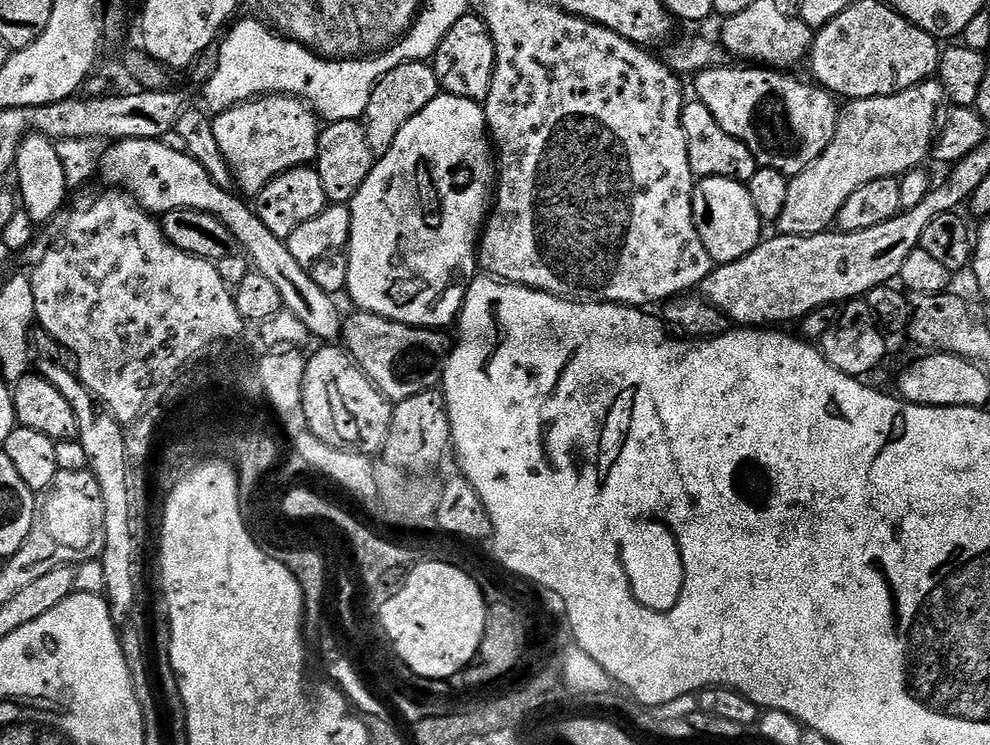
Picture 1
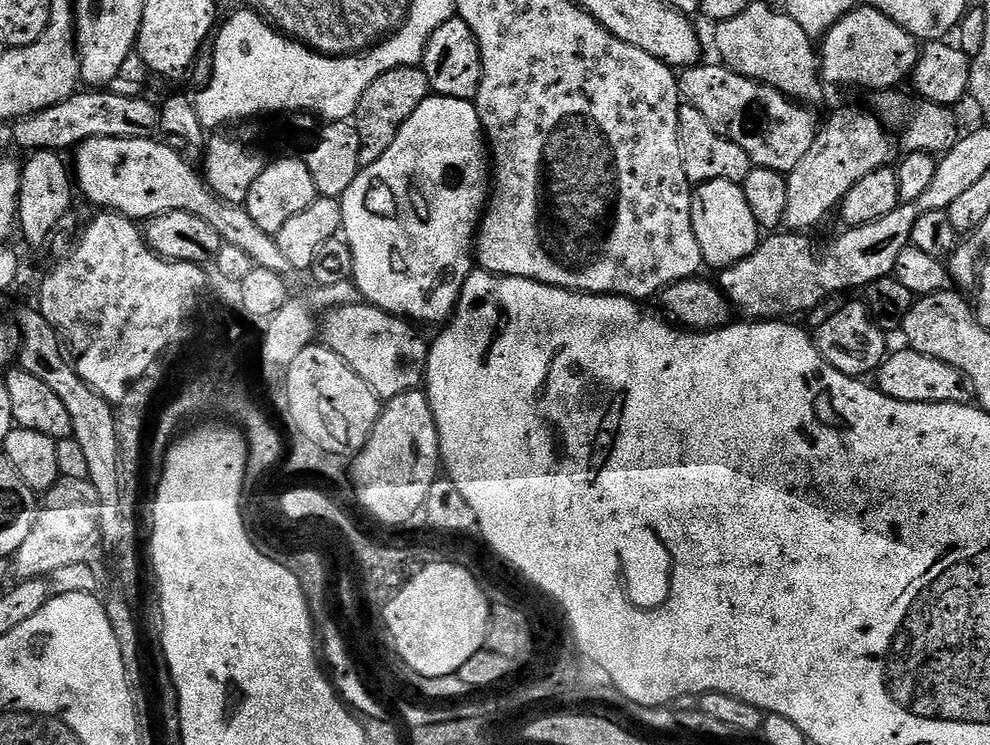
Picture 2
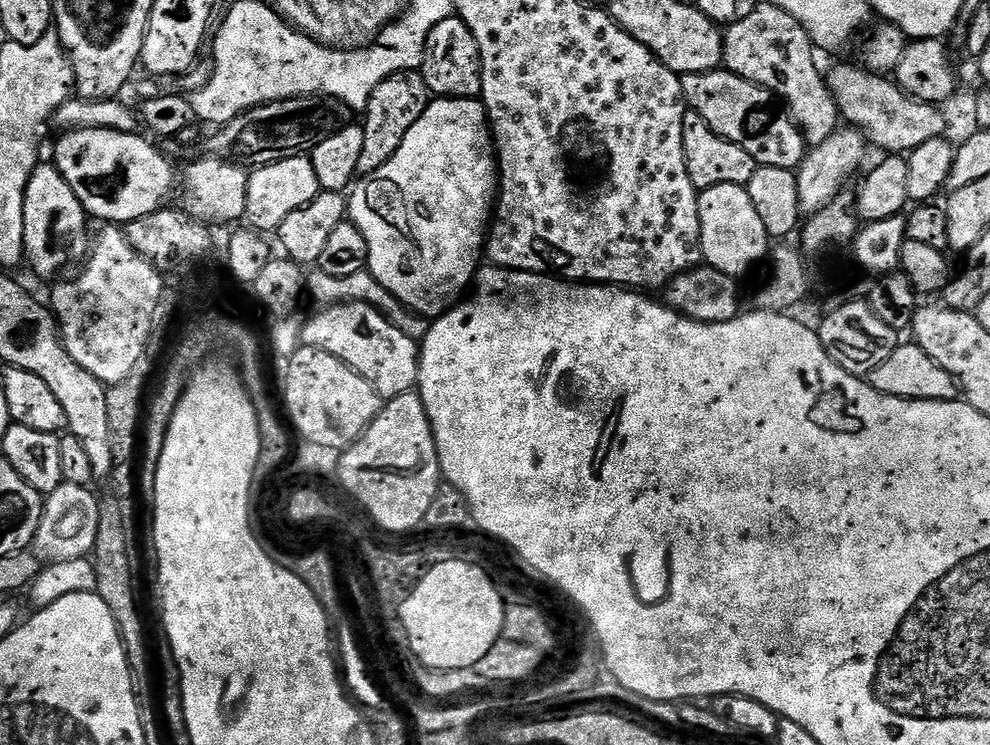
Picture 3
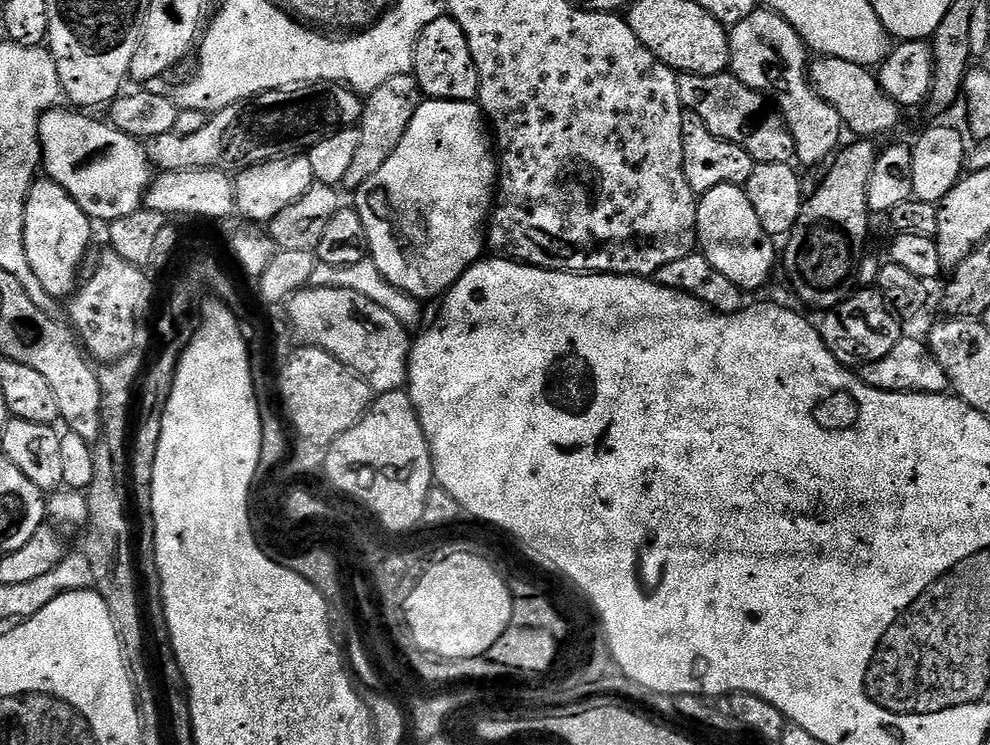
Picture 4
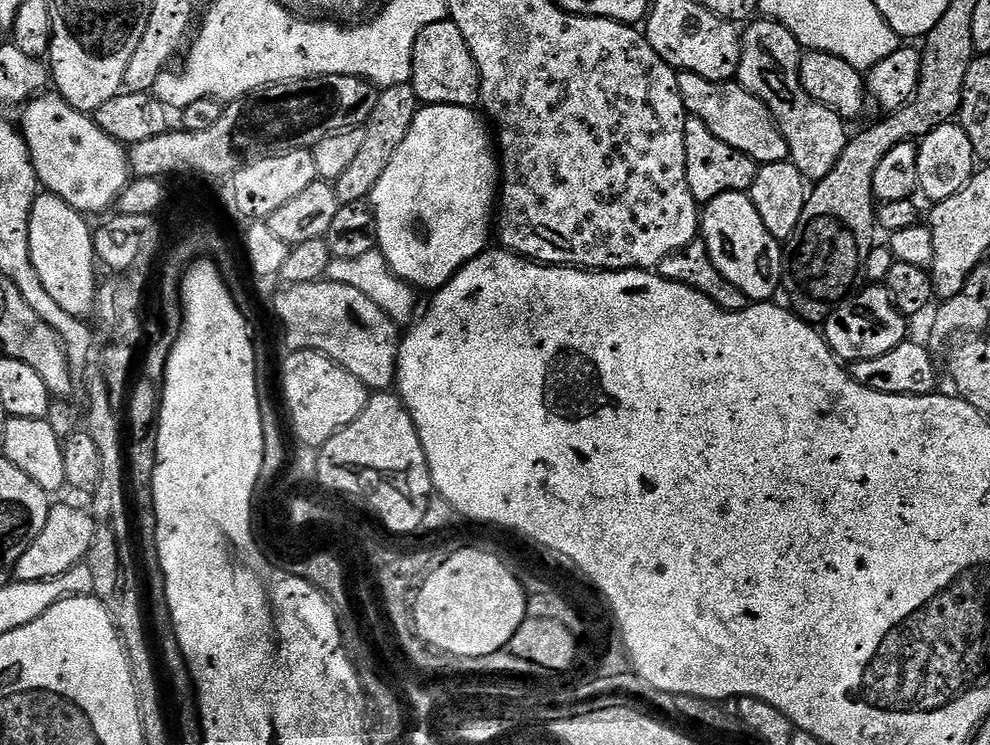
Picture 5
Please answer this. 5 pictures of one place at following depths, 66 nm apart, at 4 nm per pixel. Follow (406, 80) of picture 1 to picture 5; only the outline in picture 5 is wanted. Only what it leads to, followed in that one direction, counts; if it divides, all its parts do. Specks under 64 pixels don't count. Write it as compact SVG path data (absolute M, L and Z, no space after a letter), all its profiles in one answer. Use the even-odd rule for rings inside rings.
M411 83L390 86L380 92L378 106L374 106L374 114L370 114L368 123L363 125L366 138L358 150L358 155L334 182L340 205L367 201L371 197L374 186L378 186L378 178L382 178L382 174L386 174L386 166L390 166L390 158L398 154L398 146L402 146L402 138L406 138L417 111L418 101Z

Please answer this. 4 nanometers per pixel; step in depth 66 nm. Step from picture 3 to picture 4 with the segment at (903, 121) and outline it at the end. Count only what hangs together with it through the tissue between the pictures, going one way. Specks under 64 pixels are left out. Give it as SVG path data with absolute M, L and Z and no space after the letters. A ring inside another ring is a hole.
M817 55L808 66L808 82L827 104L838 110L845 129L849 133L853 132L853 137L877 138L876 136L884 136L887 132L894 131L900 124L902 109L895 100L888 97L886 90L880 85L877 73L872 68L863 68L861 64L846 62L846 58Z

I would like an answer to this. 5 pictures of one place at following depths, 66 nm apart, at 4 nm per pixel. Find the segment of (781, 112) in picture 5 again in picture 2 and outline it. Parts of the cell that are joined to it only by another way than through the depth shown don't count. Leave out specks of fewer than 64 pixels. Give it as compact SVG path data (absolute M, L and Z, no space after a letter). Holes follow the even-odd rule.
M753 2L738 18L730 18L717 23L716 48L720 51L719 59L734 72L740 72L744 76L751 76L753 80L761 80L764 84L772 84L789 98L795 98L800 102L807 102L816 106L816 103L824 96L825 81L818 67L818 48L814 45L813 37L802 28L787 11L779 12L768 4Z

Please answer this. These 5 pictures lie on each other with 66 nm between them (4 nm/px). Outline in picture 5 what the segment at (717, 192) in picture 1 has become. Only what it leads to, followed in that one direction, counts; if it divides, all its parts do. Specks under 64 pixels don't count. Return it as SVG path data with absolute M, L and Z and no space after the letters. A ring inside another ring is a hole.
M731 192L730 194L722 194L718 198L714 198L710 201L710 203L703 205L702 219L700 221L700 232L702 233L702 239L704 244L708 247L708 253L710 254L710 258L714 262L716 269L719 270L719 272L721 272L721 274L723 274L731 284L738 286L738 290L742 290L742 294L746 294L749 301L768 302L775 297L772 295L774 295L779 288L781 291L782 285L786 280L786 257L784 255L784 249L781 241L776 240L774 238L774 234L770 234L770 230L766 230L766 226L762 226L762 218L758 215L758 210L754 210L754 202L748 192Z

